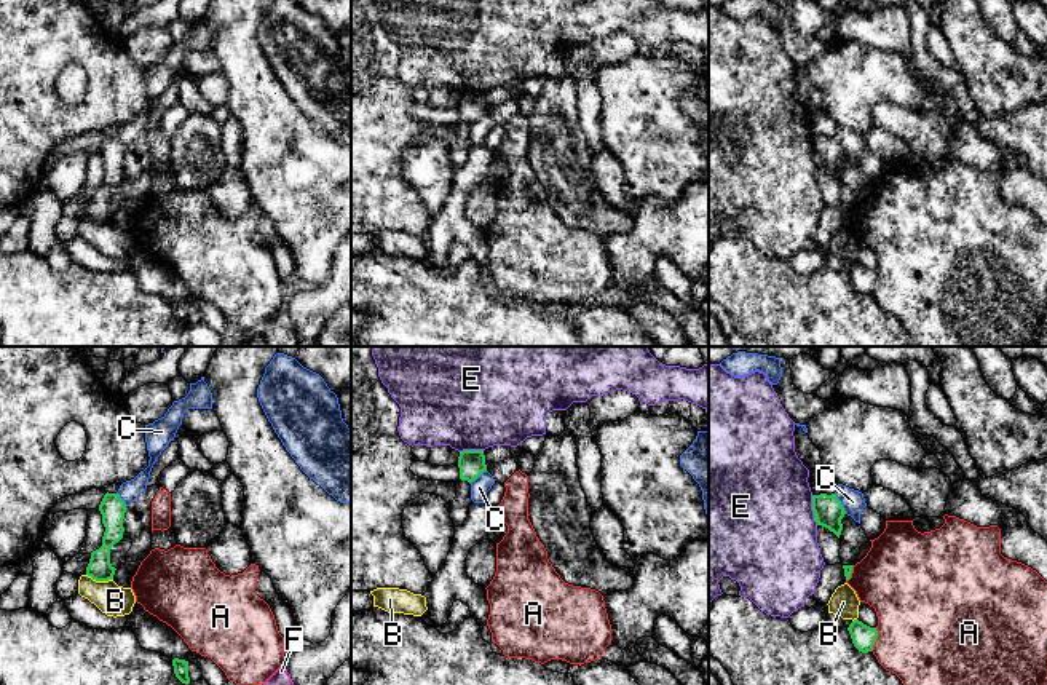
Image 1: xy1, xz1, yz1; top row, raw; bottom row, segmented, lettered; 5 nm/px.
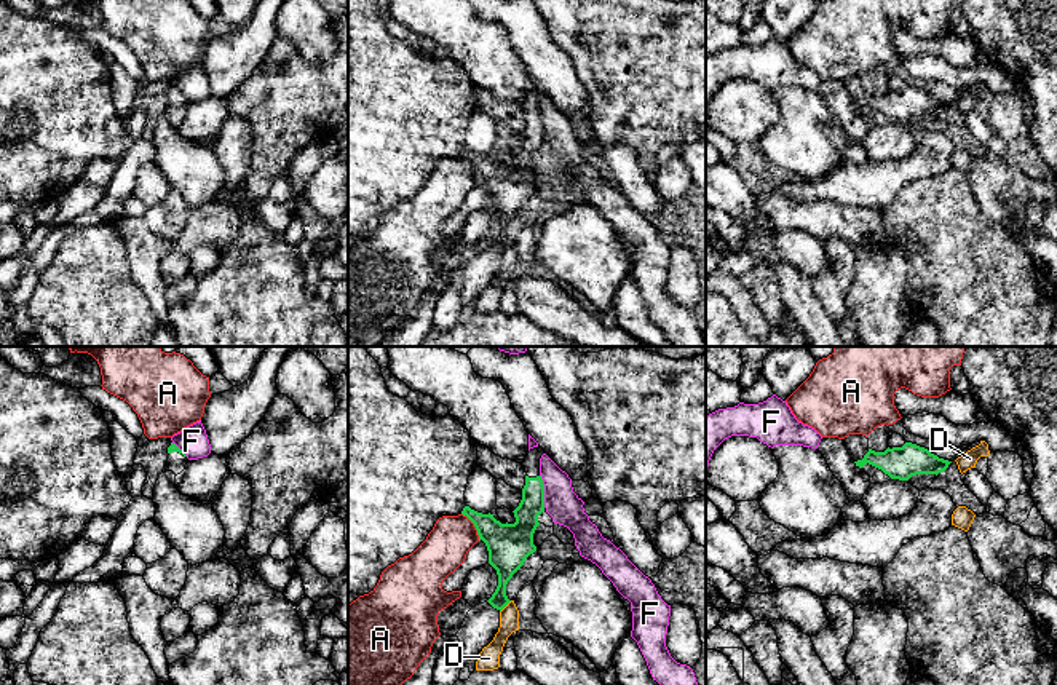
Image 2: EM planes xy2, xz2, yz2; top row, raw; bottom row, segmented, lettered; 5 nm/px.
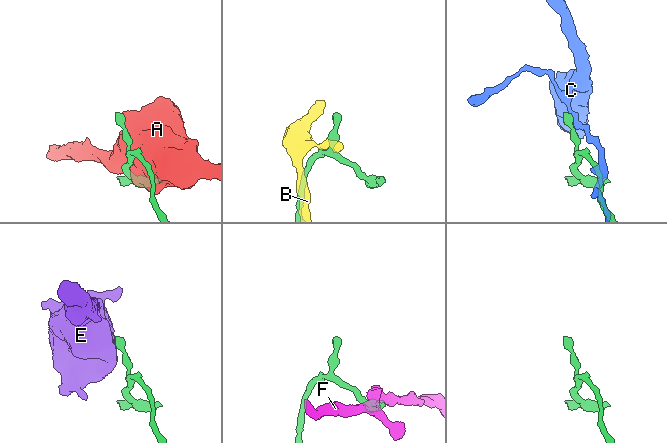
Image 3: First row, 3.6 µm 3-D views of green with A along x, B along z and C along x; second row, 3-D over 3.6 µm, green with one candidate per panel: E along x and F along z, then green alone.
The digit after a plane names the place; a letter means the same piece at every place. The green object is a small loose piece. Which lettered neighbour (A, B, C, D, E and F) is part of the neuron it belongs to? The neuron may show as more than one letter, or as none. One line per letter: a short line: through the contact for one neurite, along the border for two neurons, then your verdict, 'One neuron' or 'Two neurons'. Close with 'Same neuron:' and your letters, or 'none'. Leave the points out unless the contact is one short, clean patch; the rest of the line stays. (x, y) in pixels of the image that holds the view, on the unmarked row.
A: Two neurons
B: Two neurons
C: Line: yz1 (833, 136), (846, 155). Two neurons
D: Line: xz2 (511, 243), (500, 254). Two neurons
E: Line: yz1 (811, 138), (813, 162), (817, 166). Two neurons
F: Line: xz2 (540, 117), (545, 149). Two neurons
Same neuron: none

